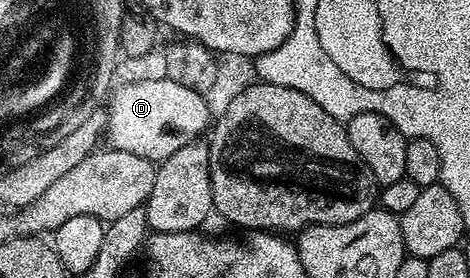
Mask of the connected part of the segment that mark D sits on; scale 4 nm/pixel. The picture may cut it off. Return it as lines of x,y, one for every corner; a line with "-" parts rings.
164,78
162,80
142,80
138,83
126,83
119,89
114,89
110,94
110,101
107,103
106,109
108,108
108,142
107,145
113,150
125,150
126,152
134,152
134,156
142,156
148,158
154,163
161,163
165,158
169,158
174,152
178,152
178,148
183,146
191,146
197,141
196,138
200,133
207,131
210,126
210,118
208,122
208,102
203,93
199,90
191,90
186,88
182,84
178,84
174,80

